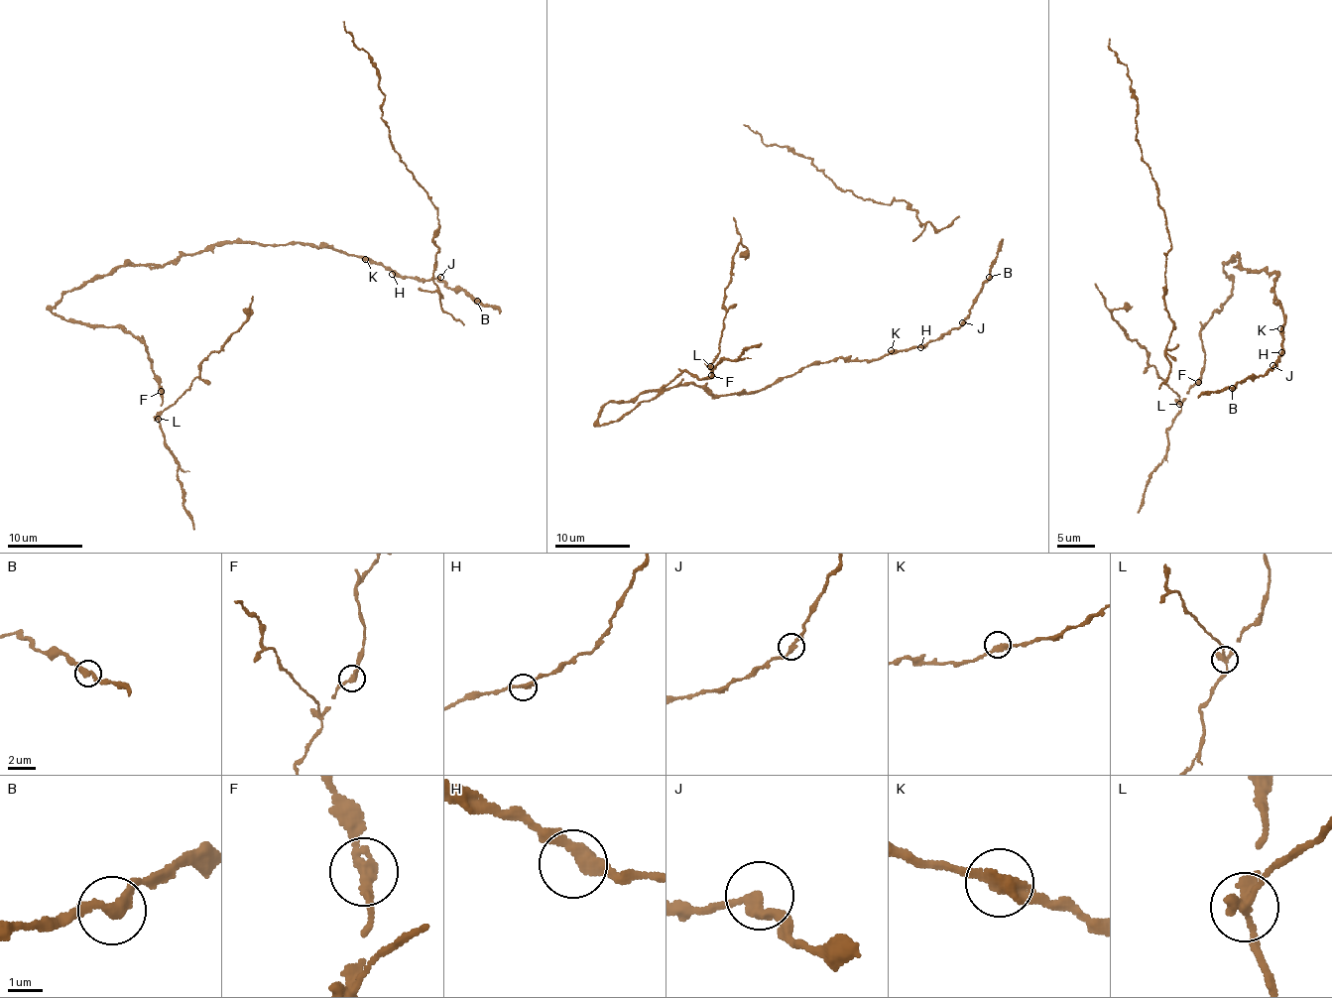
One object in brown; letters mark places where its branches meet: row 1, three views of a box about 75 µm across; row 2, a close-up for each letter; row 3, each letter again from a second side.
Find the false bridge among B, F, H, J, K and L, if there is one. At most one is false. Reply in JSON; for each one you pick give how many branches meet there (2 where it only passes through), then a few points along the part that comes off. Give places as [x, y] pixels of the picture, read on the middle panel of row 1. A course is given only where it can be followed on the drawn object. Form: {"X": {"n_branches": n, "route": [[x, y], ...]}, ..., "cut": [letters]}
{"L": {"n_branches": 2, "route": [[710, 366], [718, 351], [725, 314], [721, 305], [732, 275], [731, 261], [741, 237], [736, 233], [734, 217]]}, "cut": ["L"]}

